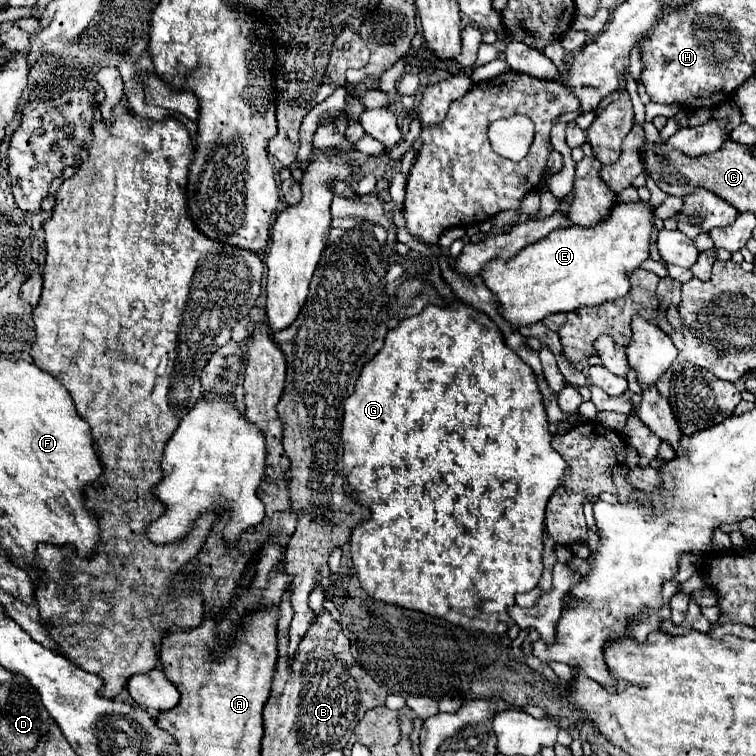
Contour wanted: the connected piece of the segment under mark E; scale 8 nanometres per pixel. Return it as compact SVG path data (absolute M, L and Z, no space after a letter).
M619 202L613 206L609 218L599 226L595 228L571 226L559 232L551 232L547 238L519 250L509 260L487 262L487 266L483 266L481 278L483 284L497 298L499 314L515 328L529 326L557 312L571 312L583 306L595 306L625 296L631 286L629 284L631 272L639 268L643 260L649 258L651 230L653 230L653 208L649 208L645 202L633 202L633 204Z

